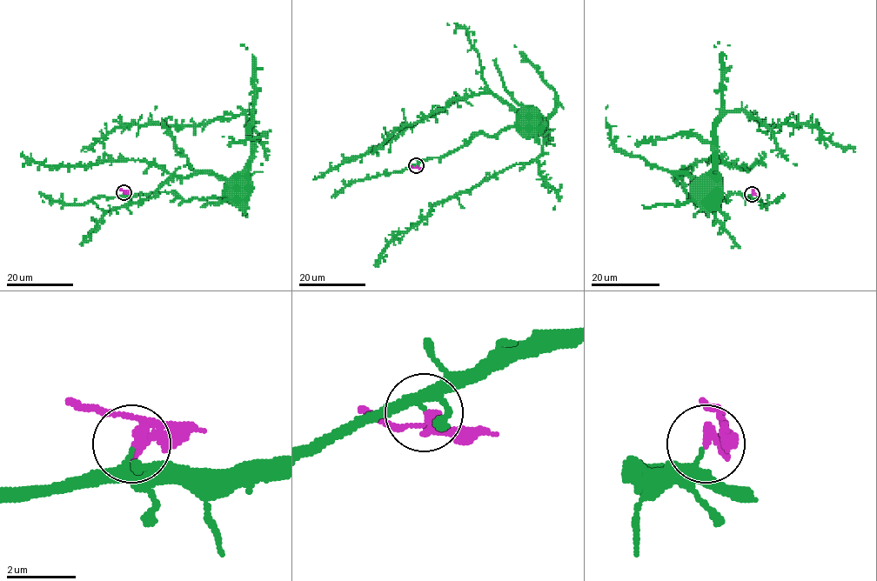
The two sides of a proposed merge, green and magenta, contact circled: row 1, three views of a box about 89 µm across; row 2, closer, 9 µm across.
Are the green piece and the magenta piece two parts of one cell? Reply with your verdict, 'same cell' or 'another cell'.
another cell

